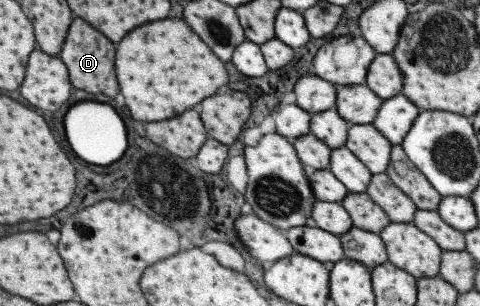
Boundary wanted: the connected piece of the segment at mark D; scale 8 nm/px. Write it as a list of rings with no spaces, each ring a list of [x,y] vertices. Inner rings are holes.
[[[76,18],[66,31],[64,44],[60,48],[60,60],[68,68],[68,79],[74,88],[92,92],[92,94],[106,94],[106,96],[116,96],[118,94],[118,84],[114,78],[114,46],[96,30],[92,30],[84,20]]]

